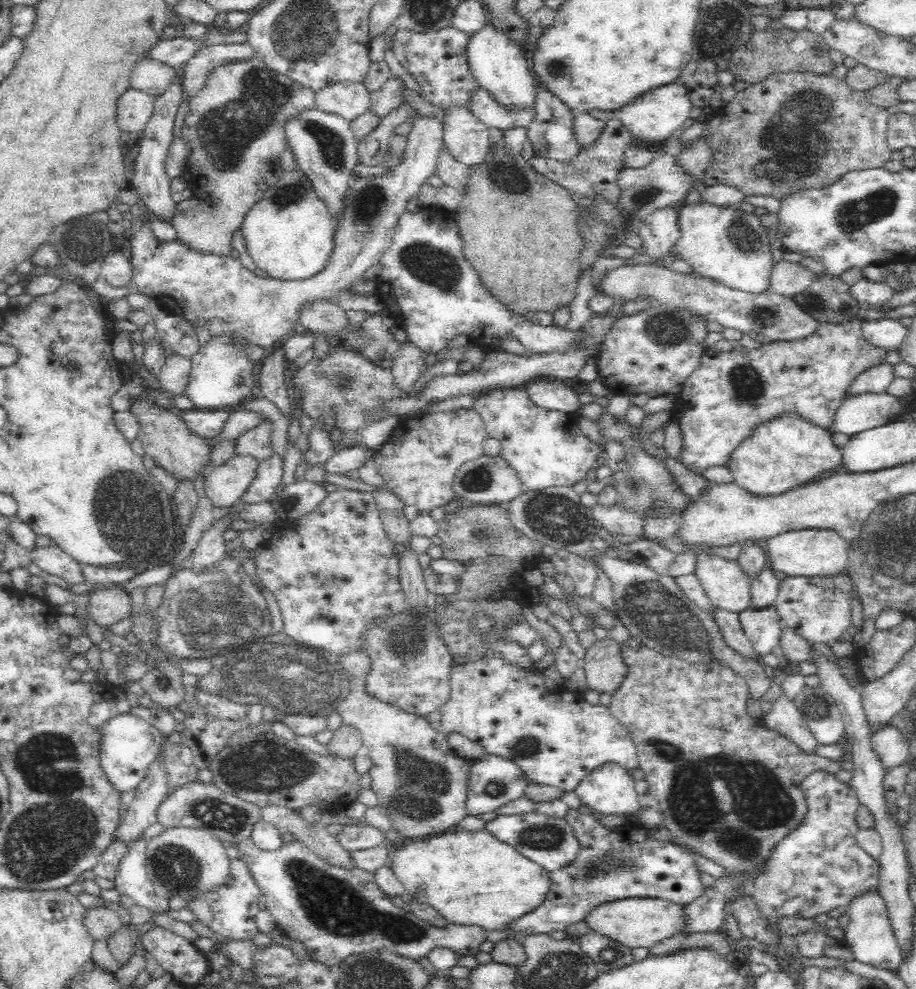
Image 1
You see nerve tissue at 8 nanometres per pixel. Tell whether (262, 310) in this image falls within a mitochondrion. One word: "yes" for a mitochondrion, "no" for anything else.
no

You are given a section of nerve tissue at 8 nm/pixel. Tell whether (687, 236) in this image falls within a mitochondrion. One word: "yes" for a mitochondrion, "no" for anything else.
no

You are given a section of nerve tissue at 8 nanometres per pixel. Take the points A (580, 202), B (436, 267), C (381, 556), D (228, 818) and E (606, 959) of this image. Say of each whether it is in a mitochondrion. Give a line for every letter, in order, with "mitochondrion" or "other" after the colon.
A: other
B: mitochondrion
C: other
D: mitochondrion
E: mitochondrion

